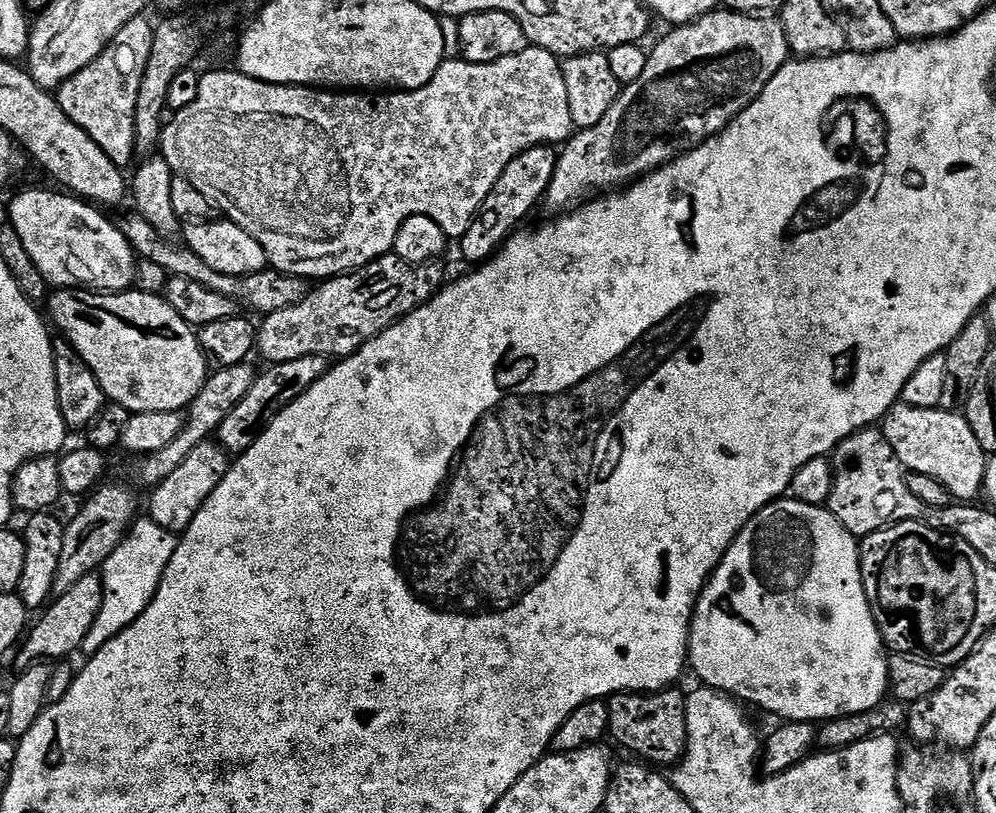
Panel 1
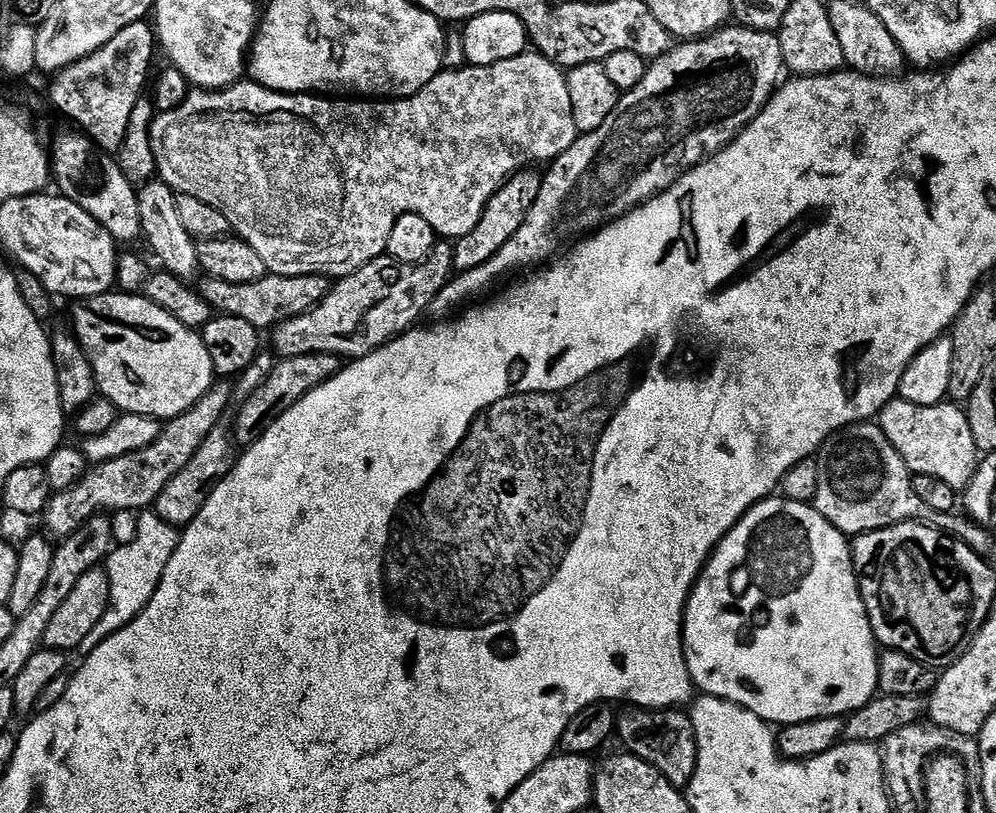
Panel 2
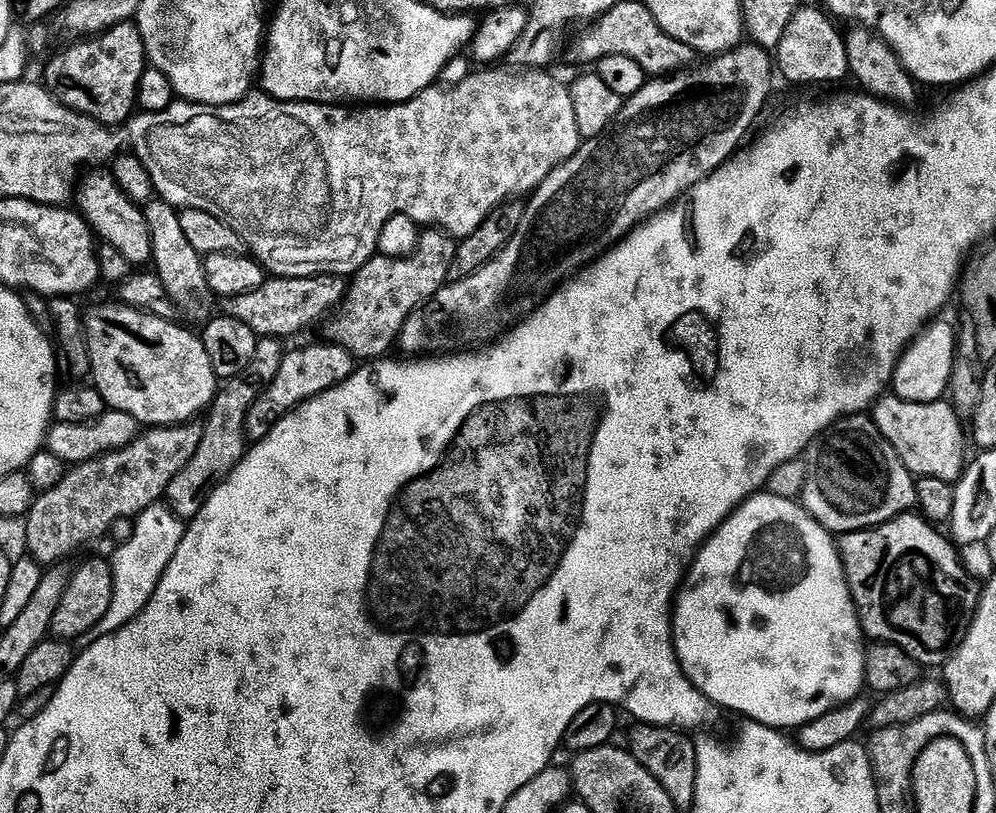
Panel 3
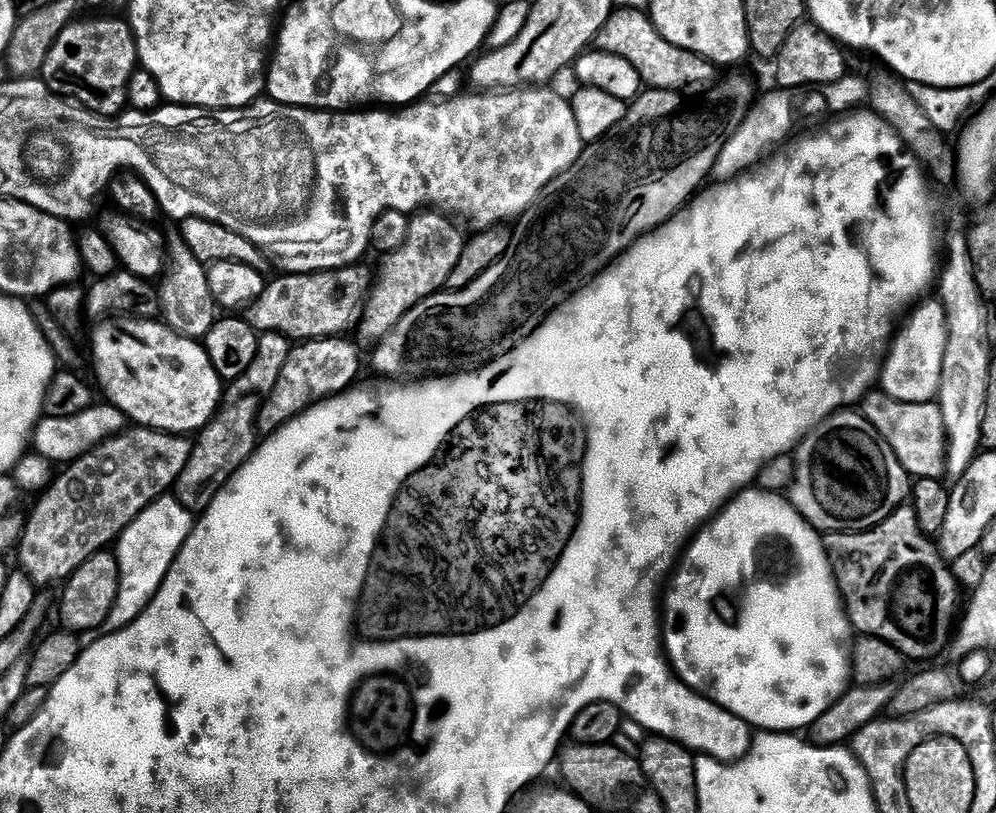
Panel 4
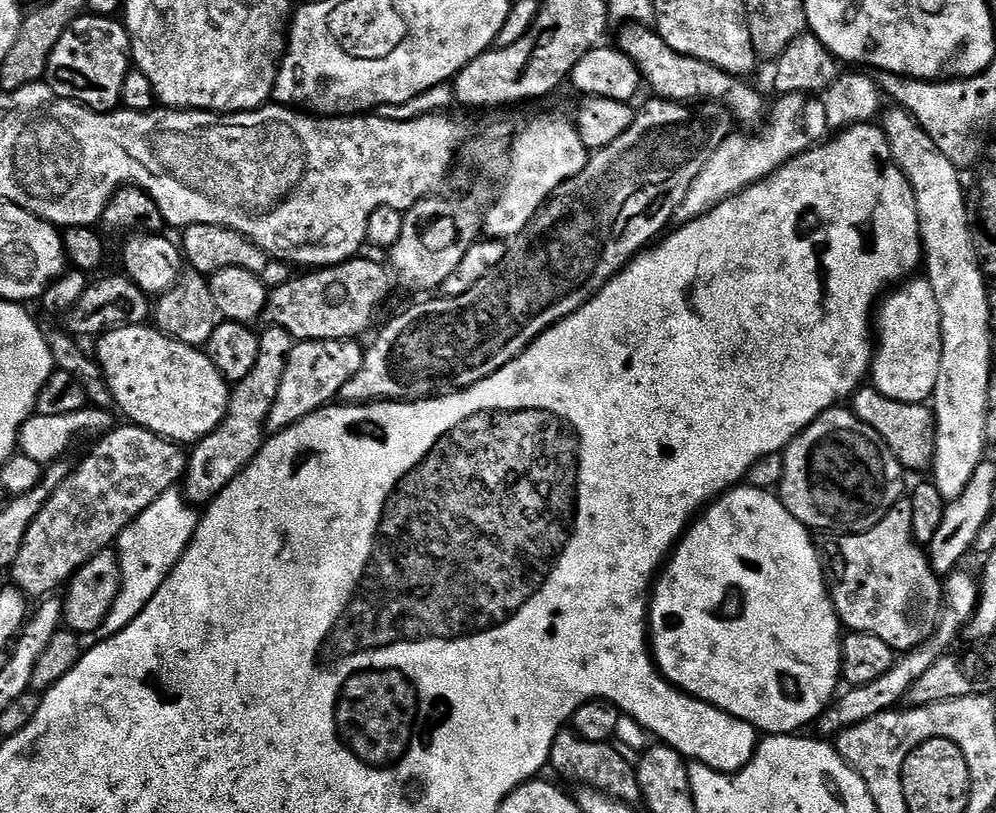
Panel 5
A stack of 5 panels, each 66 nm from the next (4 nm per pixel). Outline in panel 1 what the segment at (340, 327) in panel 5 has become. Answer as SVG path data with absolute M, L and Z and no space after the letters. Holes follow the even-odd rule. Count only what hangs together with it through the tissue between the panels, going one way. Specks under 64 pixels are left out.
M133 214L128 216L122 223L122 231L126 239L132 243L132 248L138 253L141 261L149 260L152 264L157 264L162 271L168 272L169 277L181 276L190 278L190 282L198 282L198 286L206 286L206 290L214 290L214 294L222 294L226 298L235 300L237 305L253 308L259 314L267 314L278 310L286 310L286 306L294 306L302 302L310 291L310 284L303 276L285 276L283 272L275 270L265 270L255 272L249 276L235 276L234 274L218 274L218 270L210 270L198 254L187 250L178 249L172 245L173 241L169 237L161 236L160 231L145 216Z

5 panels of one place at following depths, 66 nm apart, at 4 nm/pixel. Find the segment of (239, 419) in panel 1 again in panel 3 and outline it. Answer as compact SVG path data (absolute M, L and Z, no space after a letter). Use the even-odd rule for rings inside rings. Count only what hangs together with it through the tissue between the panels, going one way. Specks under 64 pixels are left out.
M331 342L324 344L308 344L305 348L296 348L285 351L282 358L282 366L278 366L278 374L274 382L270 382L261 391L260 397L250 406L246 414L246 426L244 432L249 441L264 440L270 434L270 430L282 417L287 416L294 408L315 396L321 396L331 388L337 388L342 381L352 377L354 371L354 357L342 346Z

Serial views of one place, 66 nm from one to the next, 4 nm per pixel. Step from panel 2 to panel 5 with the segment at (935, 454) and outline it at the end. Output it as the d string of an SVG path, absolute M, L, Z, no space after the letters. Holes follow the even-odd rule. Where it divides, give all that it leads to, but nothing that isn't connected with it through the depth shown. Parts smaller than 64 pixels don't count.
M861 386L850 397L850 411L866 426L878 430L878 434L890 446L893 457L905 469L924 468L933 463L936 454L936 418L927 403L903 404L894 398L886 398L875 386Z

